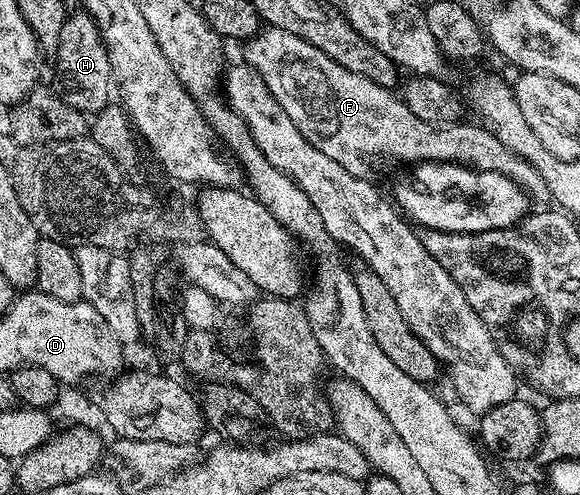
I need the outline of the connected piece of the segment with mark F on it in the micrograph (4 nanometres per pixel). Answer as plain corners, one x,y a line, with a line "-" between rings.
267,26
265,30
259,30
245,40
247,59
245,62
264,81
264,85
268,85
280,109
284,109
284,113
292,117
292,125
296,125
304,138
312,145
316,145
316,149
320,149
320,153
332,157
332,161
336,161
340,166
357,172
358,162
361,159
399,159
400,162
406,163
402,165
461,163
477,172
496,171
509,179
515,179
531,200
551,198
548,185
537,169
524,157
508,149
483,125
477,122
462,123
462,121
436,125
422,121
391,88
376,85
376,81
360,73
352,73
352,69
346,69
344,65
328,57
328,53
316,49
316,45
301,39
296,33
271,26

